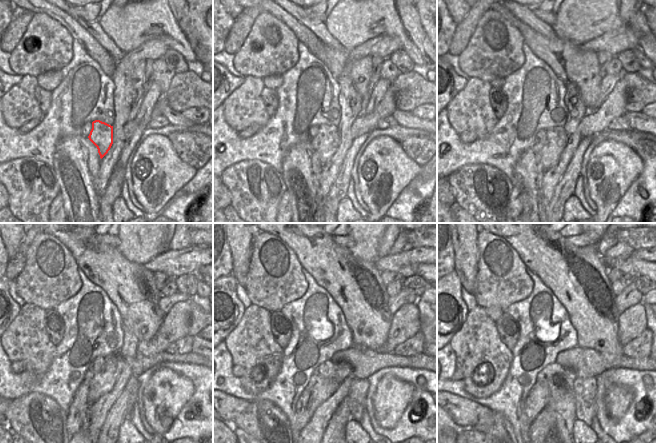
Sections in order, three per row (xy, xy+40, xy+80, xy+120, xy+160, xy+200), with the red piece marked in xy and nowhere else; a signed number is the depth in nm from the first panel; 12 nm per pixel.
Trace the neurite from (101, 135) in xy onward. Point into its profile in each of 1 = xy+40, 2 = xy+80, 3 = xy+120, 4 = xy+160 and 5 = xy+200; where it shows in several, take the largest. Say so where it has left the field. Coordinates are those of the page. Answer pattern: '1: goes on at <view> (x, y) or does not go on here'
1: goes on at xy+40 (326, 142)
2: goes on at xy+80 (550, 152)
3: goes on at xy+120 (94, 386)
4: goes on at xy+160 (318, 390)
5: goes on at xy+200 (538, 397)

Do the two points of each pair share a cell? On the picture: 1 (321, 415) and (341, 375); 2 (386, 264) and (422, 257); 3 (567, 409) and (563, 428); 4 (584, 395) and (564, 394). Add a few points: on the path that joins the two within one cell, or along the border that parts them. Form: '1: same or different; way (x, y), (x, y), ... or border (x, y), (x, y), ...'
1: same; way (331, 403), (342, 391), (344, 382), (347, 379)
2: same; way (395, 263), (406, 262), (413, 257)
3: same; way (564, 414), (563, 423)
4: different; border (574, 378), (573, 402), (576, 417)

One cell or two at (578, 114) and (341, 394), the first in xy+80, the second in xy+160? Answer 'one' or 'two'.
one

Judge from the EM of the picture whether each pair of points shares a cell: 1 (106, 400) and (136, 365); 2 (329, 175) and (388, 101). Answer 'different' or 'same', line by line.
1: different
2: different

